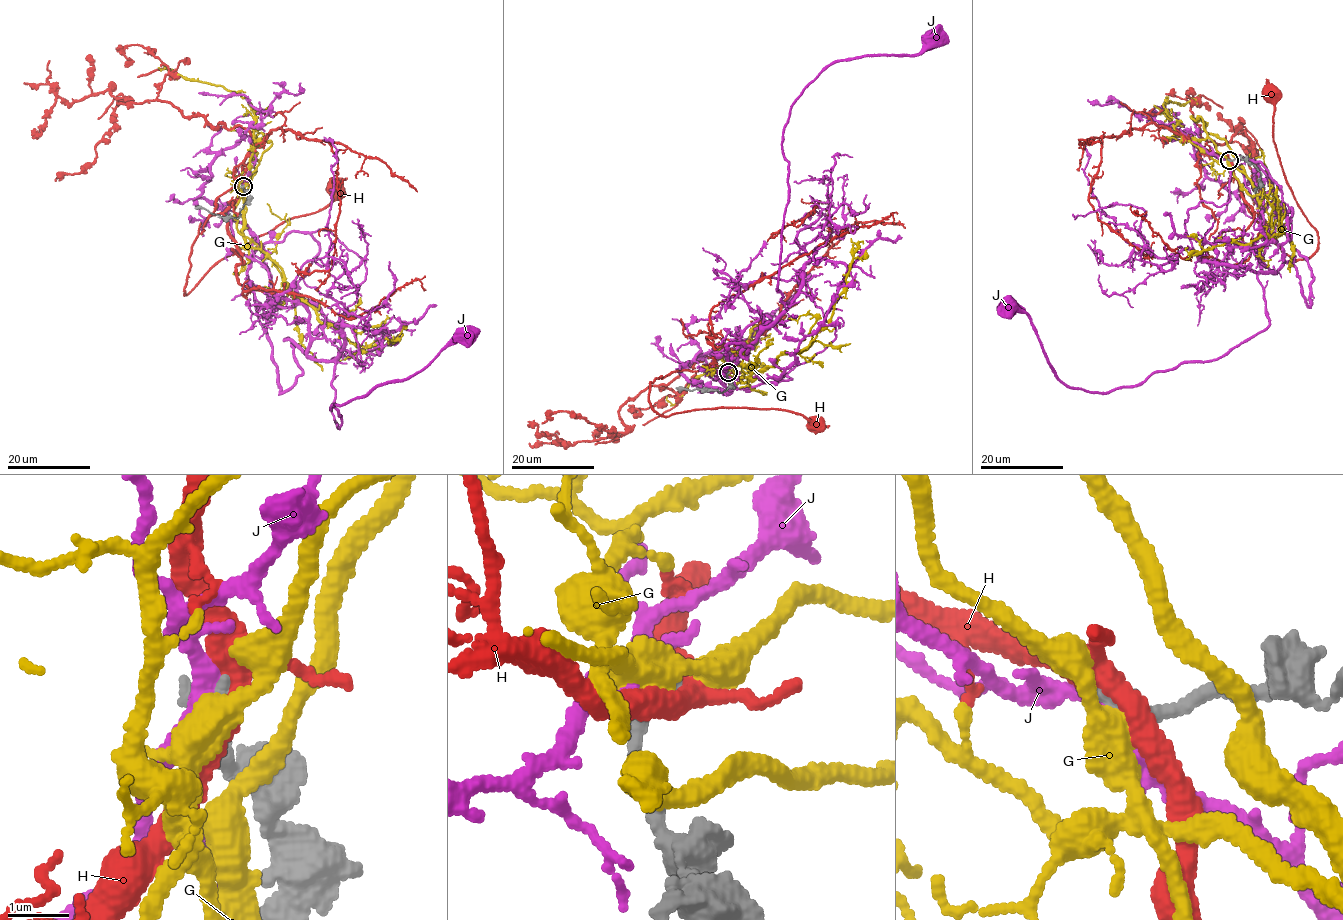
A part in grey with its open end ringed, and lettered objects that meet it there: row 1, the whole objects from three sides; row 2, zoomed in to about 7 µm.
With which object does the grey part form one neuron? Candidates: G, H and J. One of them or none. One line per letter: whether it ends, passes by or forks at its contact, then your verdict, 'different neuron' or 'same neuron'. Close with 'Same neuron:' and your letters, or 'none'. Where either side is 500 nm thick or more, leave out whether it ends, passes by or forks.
G: it forks | same neuron
H: it forks | different neuron
J: it passes by | different neuron
Same neuron: G

